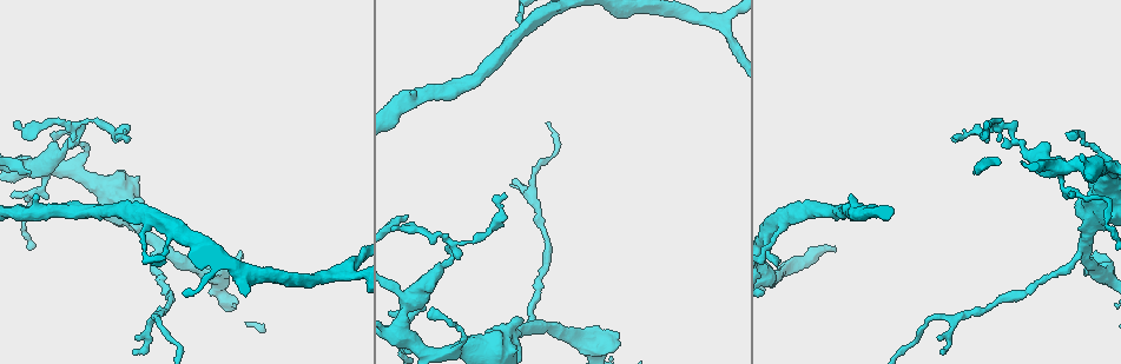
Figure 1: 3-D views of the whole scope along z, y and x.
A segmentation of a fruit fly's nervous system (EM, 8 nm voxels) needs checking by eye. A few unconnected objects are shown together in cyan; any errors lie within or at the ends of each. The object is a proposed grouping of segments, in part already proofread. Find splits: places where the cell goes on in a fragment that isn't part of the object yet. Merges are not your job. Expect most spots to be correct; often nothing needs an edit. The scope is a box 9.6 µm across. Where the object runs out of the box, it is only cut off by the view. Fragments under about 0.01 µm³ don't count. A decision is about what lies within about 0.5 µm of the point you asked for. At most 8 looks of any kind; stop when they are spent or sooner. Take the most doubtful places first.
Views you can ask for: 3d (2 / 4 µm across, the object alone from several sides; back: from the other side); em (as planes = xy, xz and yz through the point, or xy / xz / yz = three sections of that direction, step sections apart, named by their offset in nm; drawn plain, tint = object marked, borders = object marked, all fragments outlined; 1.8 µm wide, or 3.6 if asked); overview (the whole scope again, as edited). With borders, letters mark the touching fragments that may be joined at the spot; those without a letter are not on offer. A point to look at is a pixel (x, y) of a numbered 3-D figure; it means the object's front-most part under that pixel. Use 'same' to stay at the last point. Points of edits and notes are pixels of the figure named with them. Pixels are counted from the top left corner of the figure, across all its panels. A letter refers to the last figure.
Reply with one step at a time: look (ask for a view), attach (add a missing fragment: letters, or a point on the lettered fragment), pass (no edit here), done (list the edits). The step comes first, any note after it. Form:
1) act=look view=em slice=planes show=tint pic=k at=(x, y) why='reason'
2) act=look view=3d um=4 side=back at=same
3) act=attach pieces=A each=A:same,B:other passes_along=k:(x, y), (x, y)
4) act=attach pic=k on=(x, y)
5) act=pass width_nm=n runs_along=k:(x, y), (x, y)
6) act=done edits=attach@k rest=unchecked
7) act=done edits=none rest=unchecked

act=look view=3d um=4 pic=1 at=(76, 141) why='two arms in line, one across'

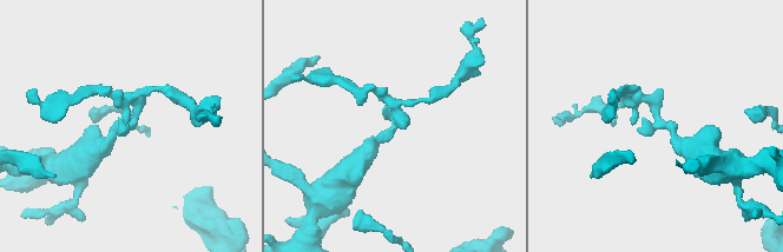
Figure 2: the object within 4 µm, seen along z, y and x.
act=look view=em slice=xy step=16 show=borders pic=2 at=(662, 122) arms=3

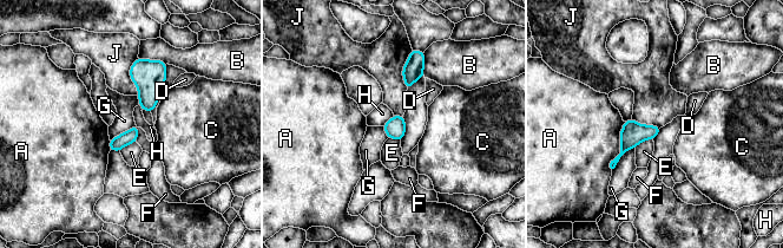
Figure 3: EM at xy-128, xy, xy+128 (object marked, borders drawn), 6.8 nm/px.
act=pass longest_contact=A:360nm each=A:other,B:other,C:other,D:other,E:other,F:other,G:other,H:other,J:other border=3:(394, 116), (382, 125) found='no lettered fragment goes on from it'

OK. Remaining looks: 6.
act=look view=em slice=yz step=16 show=borders pic=1 at=(505, 194) why='an open end'

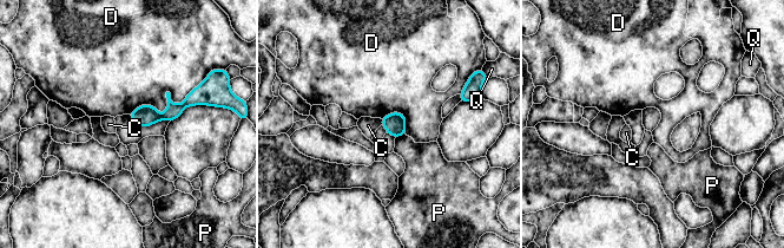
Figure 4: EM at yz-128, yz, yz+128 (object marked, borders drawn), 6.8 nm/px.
act=look view=em slice=planes show=borders at=same

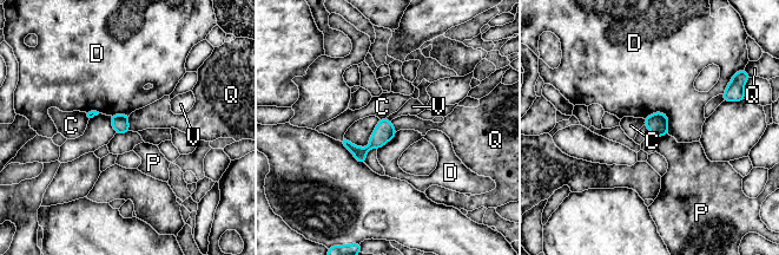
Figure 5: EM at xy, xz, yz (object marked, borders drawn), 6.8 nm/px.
act=pass longest_contact=D:200nm each=C:other,D:other,P:other,Q:other,V:other border=5:(130, 116), (129, 130) found='none of them fits'

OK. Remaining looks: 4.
act=look view=em slice=planes show=borders pic=1 at=(938, 337) why='an open end'

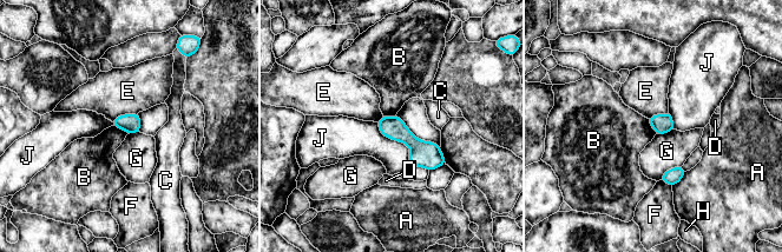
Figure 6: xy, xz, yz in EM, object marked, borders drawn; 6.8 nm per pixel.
act=pass each=A:other,B:other,C:other,D:other,E:other,F:other,G:other,H:other,J:other runs_along=6:(381, 124), (441, 161) found='none of them fits'

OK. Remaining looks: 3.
act=done edits=none rest=unchecked

